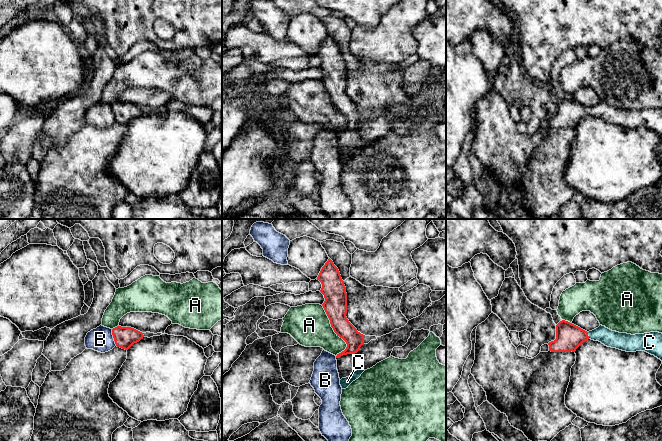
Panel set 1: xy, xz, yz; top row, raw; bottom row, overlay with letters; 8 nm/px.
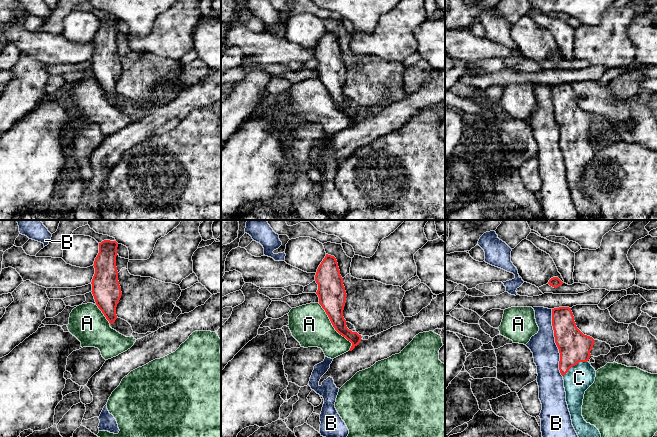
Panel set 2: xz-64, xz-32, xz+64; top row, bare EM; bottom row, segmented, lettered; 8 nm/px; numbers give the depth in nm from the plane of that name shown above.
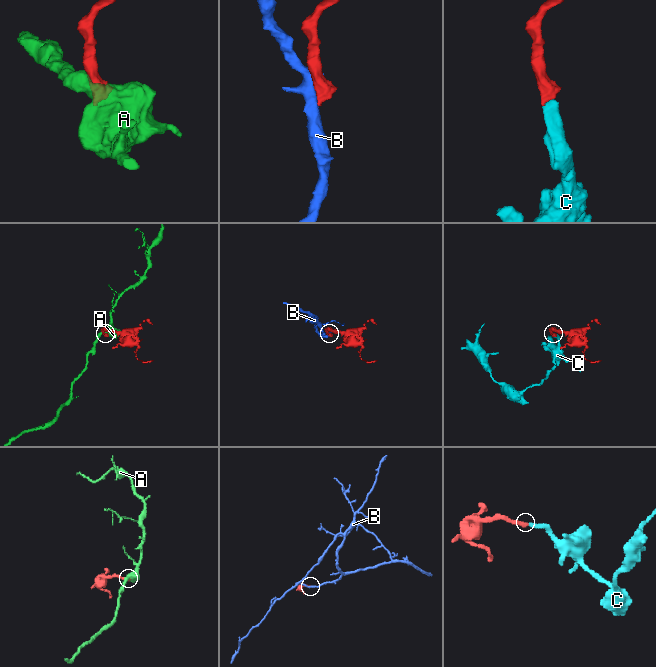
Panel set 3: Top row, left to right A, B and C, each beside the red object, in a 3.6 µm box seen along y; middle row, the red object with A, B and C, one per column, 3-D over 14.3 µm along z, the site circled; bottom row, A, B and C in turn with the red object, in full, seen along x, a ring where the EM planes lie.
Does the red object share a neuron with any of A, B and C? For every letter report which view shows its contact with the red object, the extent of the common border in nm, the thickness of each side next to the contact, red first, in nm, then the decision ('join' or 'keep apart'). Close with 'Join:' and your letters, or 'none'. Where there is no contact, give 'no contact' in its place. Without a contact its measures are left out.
A: contact in xz; length 440 nm; calibres 190 and 320 nm; keep apart
B: contact in xy; length 140 nm; calibres 170 and 190 nm; keep apart
C: contact in yz; length 60 nm; calibres 220 and 140 nm; join
Join: C

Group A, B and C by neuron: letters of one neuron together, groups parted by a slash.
A / B / C

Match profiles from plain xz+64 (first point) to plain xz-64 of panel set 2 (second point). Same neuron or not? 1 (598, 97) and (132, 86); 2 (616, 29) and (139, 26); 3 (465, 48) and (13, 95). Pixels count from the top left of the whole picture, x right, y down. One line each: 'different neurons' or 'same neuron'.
1: same neuron
2: different neurons
3: different neurons

